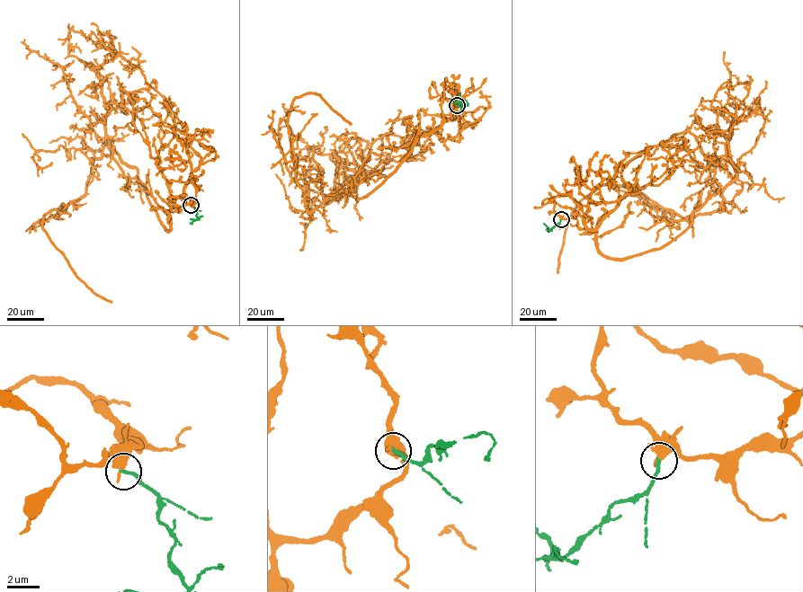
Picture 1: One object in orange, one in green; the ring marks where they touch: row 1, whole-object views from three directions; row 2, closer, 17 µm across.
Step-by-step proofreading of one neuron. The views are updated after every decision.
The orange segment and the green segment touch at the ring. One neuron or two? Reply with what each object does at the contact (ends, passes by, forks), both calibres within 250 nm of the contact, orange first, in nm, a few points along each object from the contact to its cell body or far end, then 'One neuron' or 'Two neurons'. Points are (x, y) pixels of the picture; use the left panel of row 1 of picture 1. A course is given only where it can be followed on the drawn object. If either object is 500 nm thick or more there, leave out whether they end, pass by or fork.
At the ring orange passes by. At the ring green ends. Thickness 400 nm (orange) against 240 nm. Course of orange: (191, 205), (182, 195), (165, 229), (137, 169), (105, 137), (84, 194), (41, 225), (111, 302). Course of green: (191, 205), (198, 218), (191, 219). Two neurons

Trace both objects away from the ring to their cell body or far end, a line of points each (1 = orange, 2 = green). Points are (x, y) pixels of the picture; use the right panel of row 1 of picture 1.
1: (560, 219), (620, 259), (719, 189), (725, 208), (602, 185), (557, 273)
2: (560, 219), (548, 230), (543, 224)

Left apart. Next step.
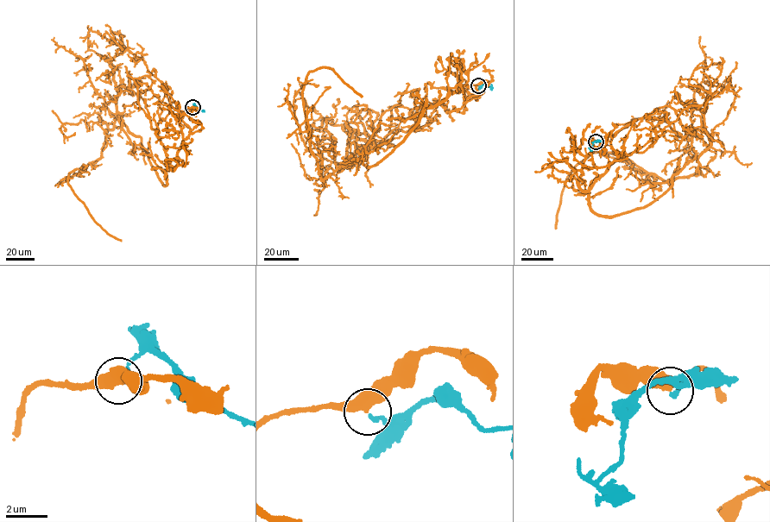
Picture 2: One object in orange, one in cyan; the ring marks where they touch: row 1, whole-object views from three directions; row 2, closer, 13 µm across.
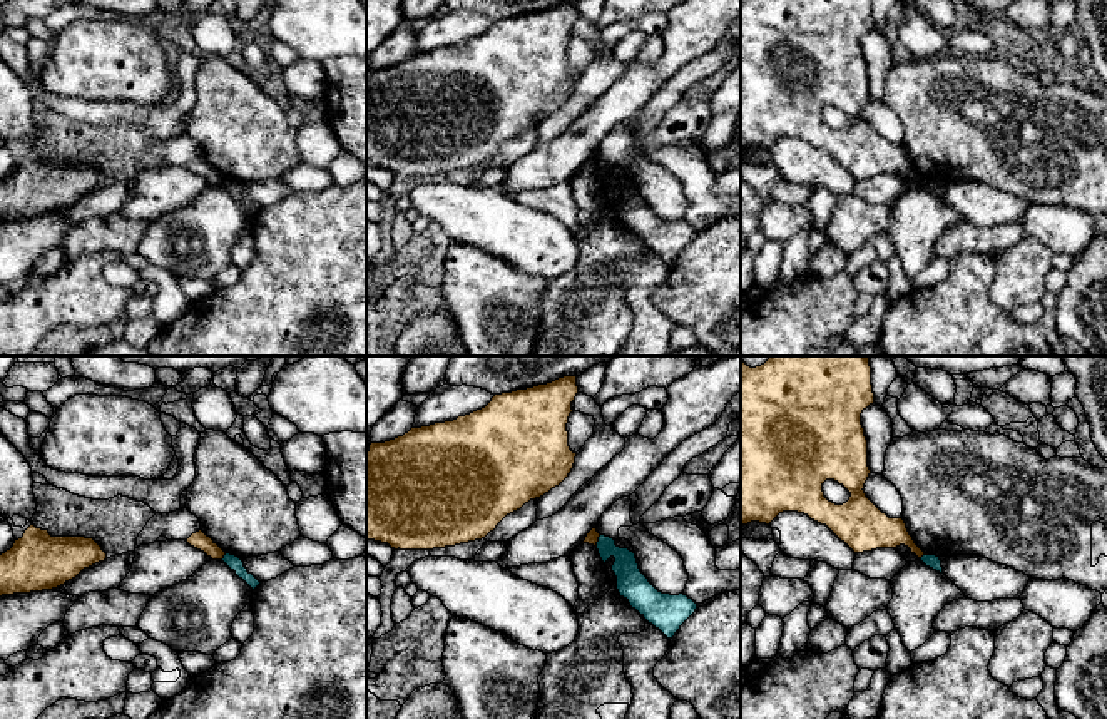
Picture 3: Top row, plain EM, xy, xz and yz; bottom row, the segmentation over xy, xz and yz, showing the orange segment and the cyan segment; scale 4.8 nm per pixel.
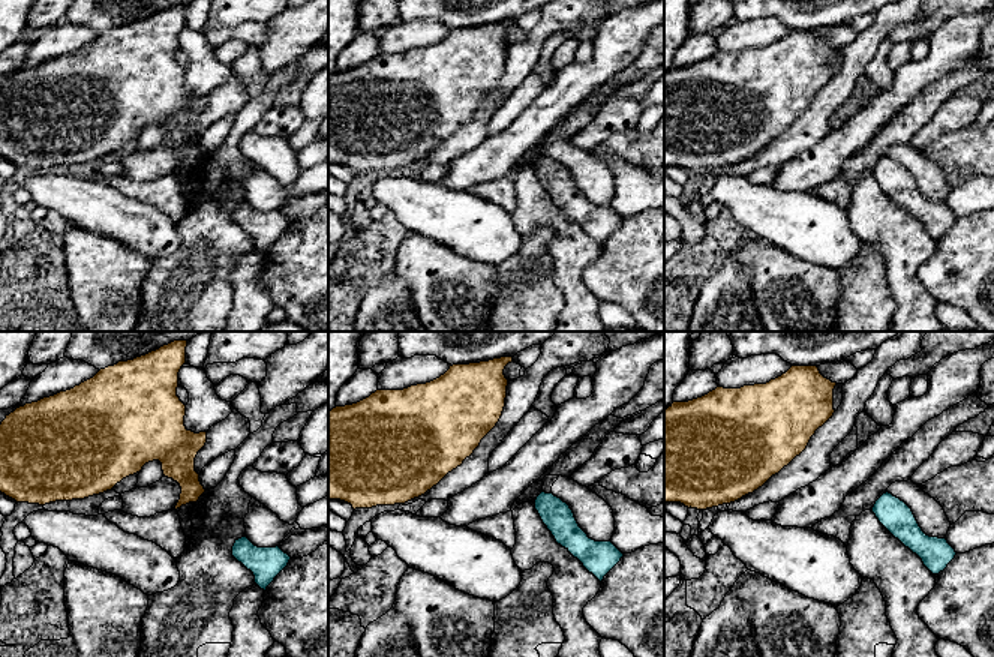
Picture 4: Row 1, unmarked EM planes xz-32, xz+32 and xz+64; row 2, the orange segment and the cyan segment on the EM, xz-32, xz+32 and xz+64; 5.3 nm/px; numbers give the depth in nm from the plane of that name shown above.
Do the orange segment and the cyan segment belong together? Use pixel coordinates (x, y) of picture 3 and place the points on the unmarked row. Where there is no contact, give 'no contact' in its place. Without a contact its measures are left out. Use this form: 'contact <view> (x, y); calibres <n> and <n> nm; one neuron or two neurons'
contact xz (597, 166); calibres 60 and 140 nm; two neurons

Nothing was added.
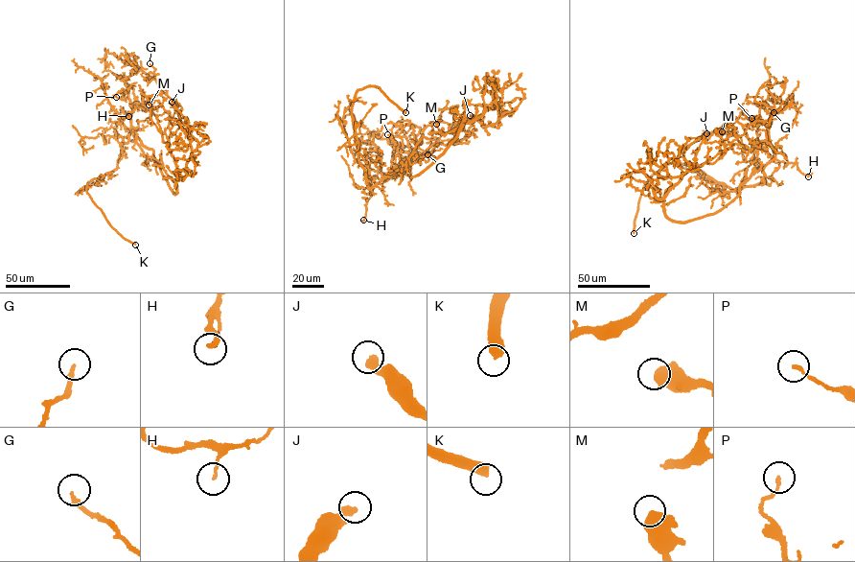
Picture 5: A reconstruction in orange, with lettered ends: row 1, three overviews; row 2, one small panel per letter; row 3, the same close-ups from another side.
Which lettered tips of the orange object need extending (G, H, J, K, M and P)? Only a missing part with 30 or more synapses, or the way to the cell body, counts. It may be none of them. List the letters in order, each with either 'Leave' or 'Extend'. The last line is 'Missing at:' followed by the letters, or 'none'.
G: Leave
H: Leave
J: Leave
K: Extend
M: Leave
P: Leave
Missing at: K

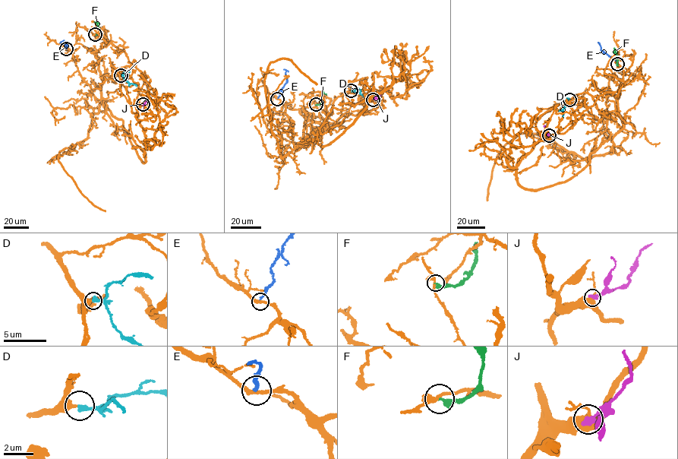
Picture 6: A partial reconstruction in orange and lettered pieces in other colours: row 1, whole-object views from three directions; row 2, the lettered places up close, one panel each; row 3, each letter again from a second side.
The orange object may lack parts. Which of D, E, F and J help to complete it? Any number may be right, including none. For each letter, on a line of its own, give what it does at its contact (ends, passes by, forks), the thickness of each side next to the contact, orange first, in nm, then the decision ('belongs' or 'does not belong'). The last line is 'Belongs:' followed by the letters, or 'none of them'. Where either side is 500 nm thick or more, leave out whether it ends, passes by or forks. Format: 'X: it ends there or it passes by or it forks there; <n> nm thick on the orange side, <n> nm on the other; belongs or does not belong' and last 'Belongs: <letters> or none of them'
D: it ends there; 420 nm thick on the orange side, 360 nm on the other; belongs
E: it ends there; 240 nm thick on the orange side, 180 nm on the other; does not belong
F: it ends there; 200 nm thick on the orange side, 360 nm on the other; does not belong
J: it ends there; 400 nm thick on the orange side, 420 nm on the other; does not belong
Belongs: D

